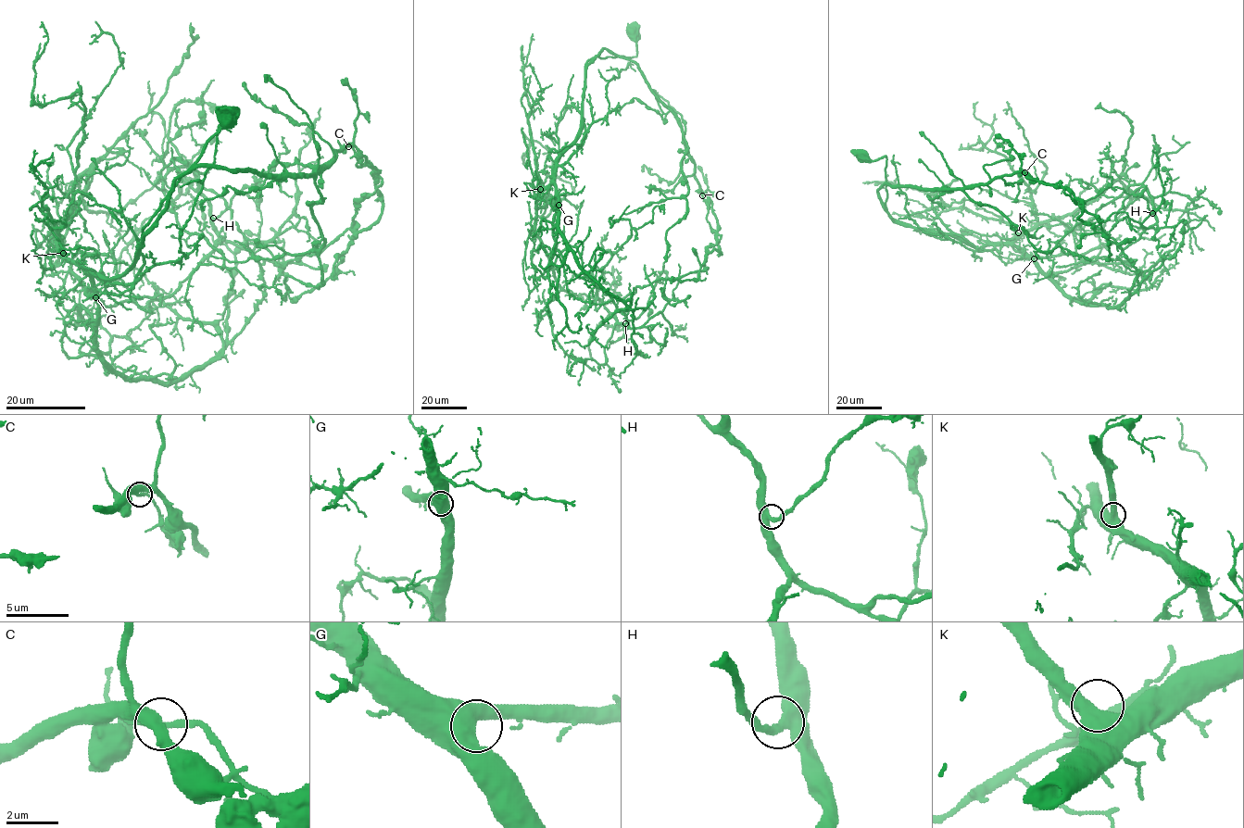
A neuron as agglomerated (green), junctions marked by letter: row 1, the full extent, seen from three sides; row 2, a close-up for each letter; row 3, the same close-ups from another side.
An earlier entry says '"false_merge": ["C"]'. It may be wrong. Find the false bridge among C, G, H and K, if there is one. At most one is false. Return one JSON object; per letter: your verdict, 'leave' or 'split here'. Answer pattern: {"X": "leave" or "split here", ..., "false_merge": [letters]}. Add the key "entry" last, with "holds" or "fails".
{"C": "split here", "G": "leave", "H": "leave", "K": "leave", "false_merge": ["C"], "entry": "holds"}

